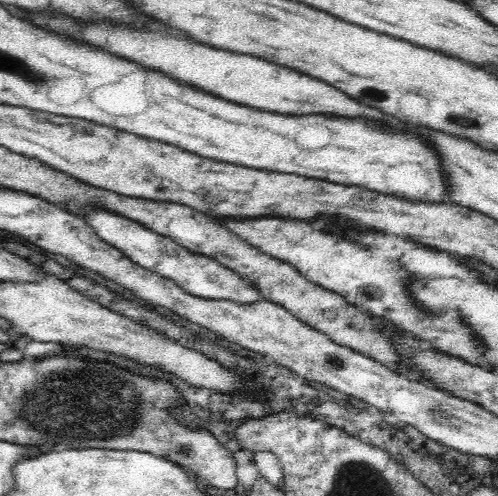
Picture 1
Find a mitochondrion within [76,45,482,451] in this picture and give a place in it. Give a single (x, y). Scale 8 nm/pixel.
(437, 412)

